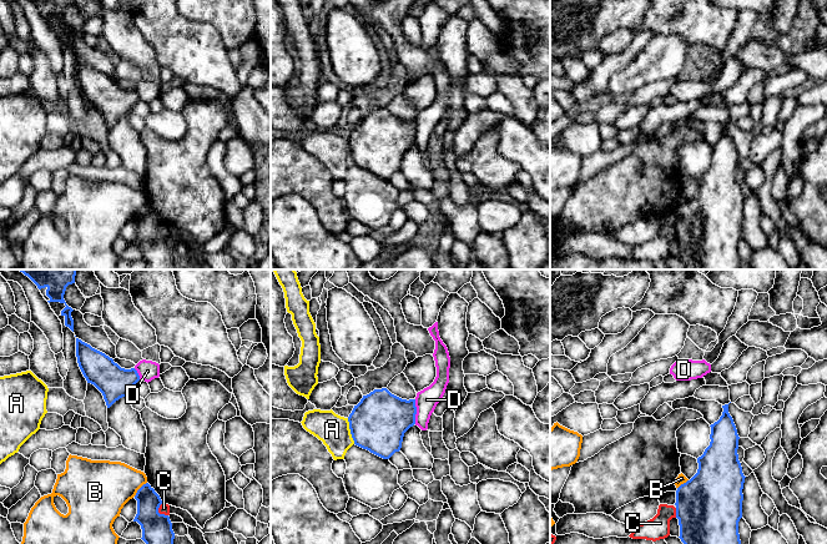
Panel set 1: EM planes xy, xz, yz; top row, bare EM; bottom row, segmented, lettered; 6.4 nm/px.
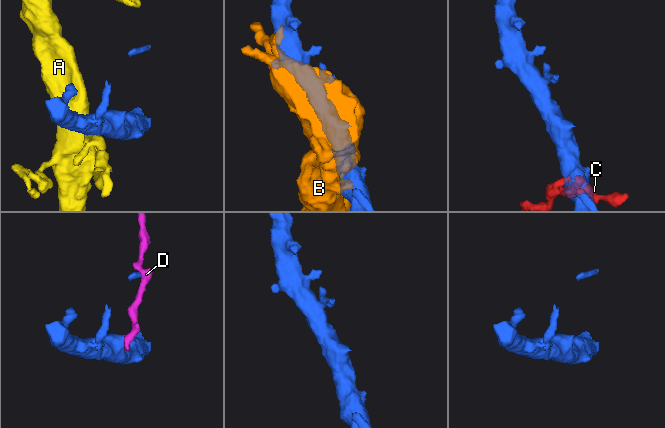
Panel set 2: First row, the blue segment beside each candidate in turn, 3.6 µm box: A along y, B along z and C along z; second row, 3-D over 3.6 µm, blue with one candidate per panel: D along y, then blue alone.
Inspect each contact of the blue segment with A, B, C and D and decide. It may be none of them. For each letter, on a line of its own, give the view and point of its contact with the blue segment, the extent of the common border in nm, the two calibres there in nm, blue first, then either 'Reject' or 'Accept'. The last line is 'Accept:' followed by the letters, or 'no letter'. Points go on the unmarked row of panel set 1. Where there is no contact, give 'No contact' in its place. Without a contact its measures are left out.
A: Touches blue at xz (351, 151). Shared border 180 nm. Thickness 360 nm (blue) against 200 nm. Reject
B: Touches blue at xy (139, 210). Shared border 130 nm. Thickness 160 nm (blue) against 360 nm. Reject
C: Touches blue at xy (157, 232). Shared border 100 nm. Thickness 200 nm (blue) against 70 nm. Reject
D: Touches blue at xz (415, 132). Shared border 160 nm. Thickness 360 nm (blue) against 140 nm. Reject
Accept: no letter

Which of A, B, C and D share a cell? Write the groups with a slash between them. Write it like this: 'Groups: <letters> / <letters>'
Groups: A / B / C / D

